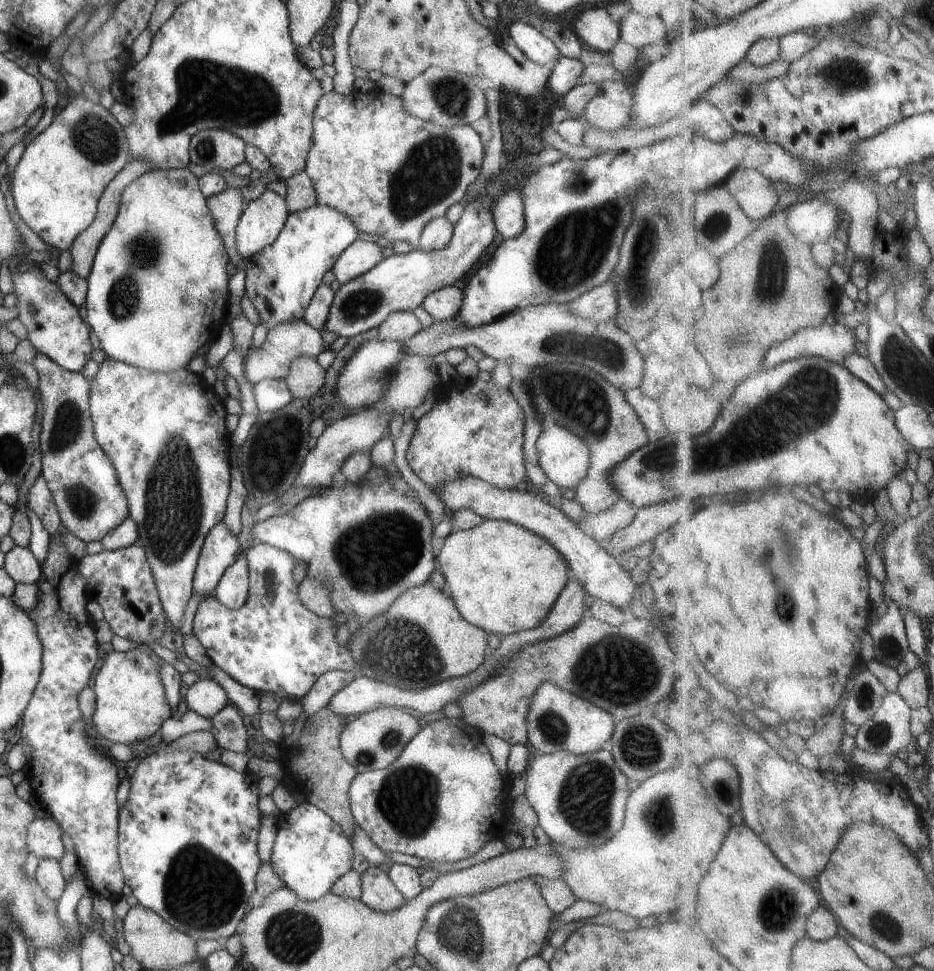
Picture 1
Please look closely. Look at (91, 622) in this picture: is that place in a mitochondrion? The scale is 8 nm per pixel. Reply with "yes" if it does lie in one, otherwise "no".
no

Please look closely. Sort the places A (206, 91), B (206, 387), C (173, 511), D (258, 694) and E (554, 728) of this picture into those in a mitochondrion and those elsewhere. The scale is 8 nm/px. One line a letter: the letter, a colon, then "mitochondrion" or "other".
A: mitochondrion
B: other
C: mitochondrion
D: other
E: mitochondrion

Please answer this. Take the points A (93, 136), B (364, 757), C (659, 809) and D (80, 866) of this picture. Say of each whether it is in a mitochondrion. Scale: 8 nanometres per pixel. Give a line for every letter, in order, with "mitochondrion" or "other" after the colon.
A: mitochondrion
B: mitochondrion
C: mitochondrion
D: other

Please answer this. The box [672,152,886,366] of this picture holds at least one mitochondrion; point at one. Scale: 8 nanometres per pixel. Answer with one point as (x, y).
(772, 275)

